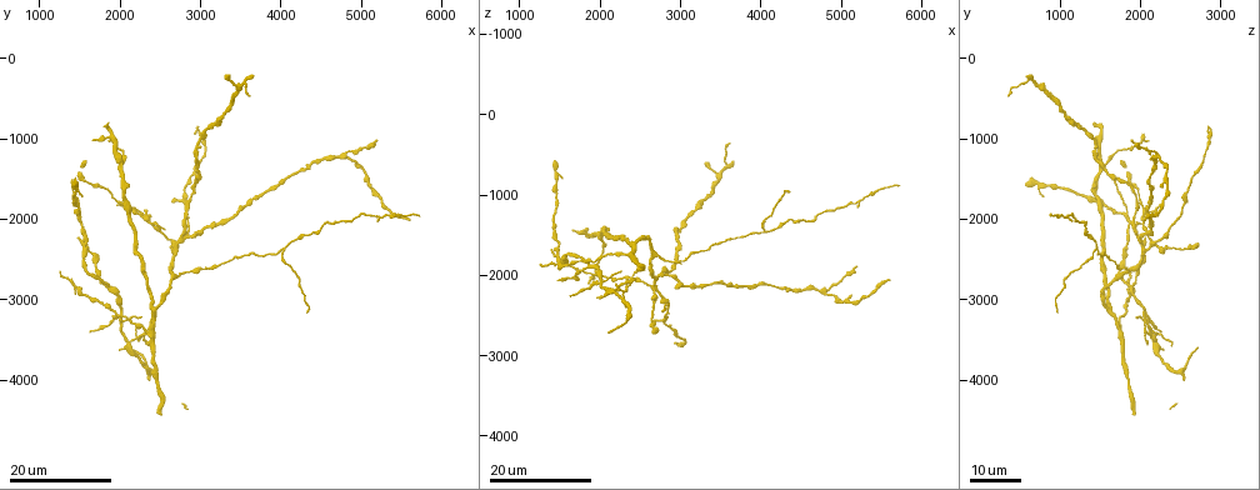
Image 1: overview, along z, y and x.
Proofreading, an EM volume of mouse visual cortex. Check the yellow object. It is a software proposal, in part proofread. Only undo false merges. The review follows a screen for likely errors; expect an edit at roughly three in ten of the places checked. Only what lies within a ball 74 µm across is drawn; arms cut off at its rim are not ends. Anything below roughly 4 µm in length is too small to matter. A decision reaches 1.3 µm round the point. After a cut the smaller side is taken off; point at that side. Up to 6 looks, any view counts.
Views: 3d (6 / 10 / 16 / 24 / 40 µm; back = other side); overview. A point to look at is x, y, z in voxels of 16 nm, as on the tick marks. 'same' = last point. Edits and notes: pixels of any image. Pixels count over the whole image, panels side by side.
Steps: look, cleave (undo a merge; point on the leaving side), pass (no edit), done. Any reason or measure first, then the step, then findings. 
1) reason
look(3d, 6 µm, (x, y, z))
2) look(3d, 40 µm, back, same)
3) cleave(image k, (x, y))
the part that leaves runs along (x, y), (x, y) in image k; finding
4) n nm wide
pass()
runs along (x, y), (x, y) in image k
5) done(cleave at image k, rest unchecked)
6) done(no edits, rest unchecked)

looks like a crossing
look(3d, 16 µm, (2650, 2250, 2150))

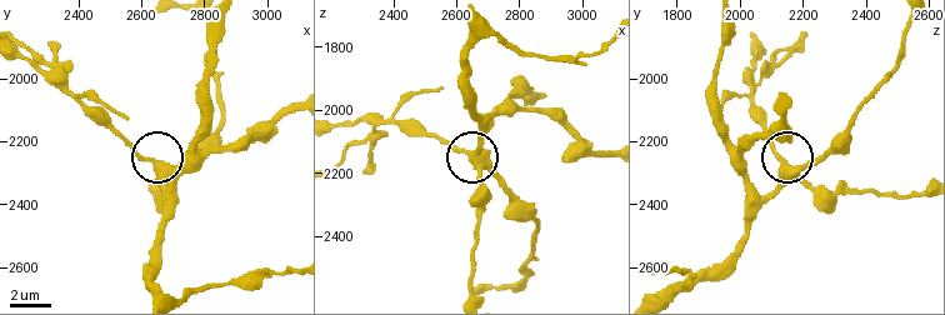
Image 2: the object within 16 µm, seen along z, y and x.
closer look
look(3d, 6 µm, (2650, 2290, 2160))

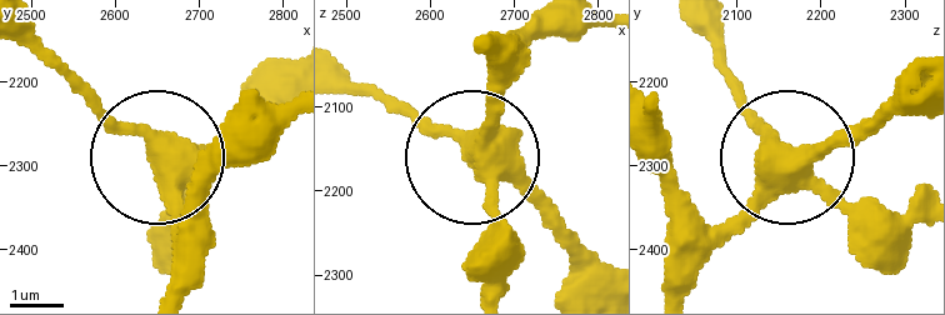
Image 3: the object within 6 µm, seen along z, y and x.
side arm 29 µm; 4 arms
pass()
all the same cell

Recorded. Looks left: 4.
look(3d, 24 µm, (2350, 3450, 1700))

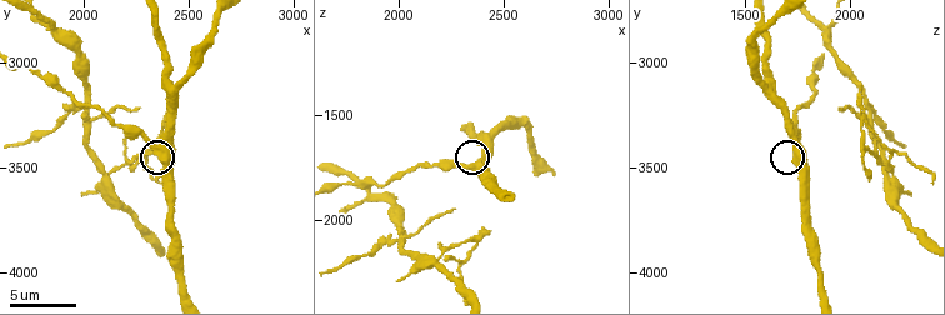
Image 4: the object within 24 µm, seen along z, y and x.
look(3d, 10 µm, (2350, 3420, 1740))

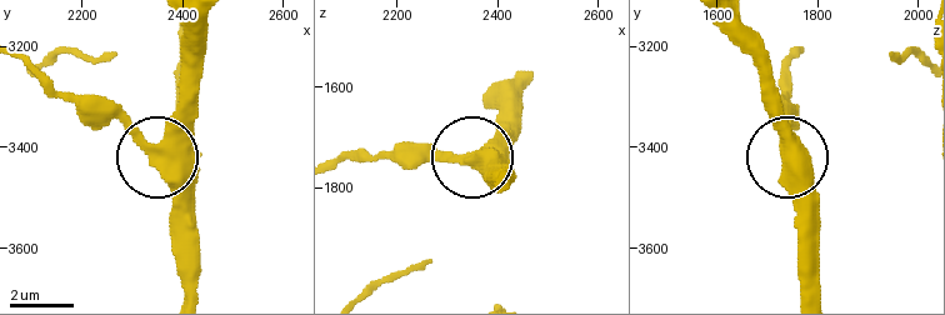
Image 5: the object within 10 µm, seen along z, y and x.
400 nm wide
pass()
runs along (204, 26), (155, 163), (193, 216) in image 5; continuous, no second cell

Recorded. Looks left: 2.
a fork
look(3d, 10 µm, (2120, 3540, 2200))

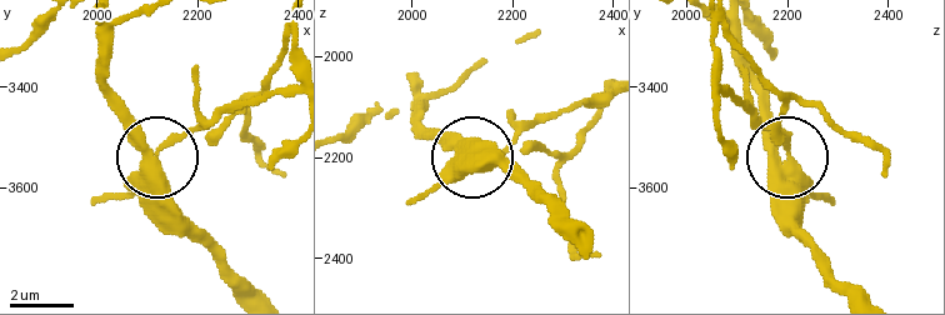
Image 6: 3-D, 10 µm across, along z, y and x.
side arm 10 µm
cleave(image 6, (111, 198))
two cells meet here

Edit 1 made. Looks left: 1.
done(cleave at image 6, rest unchecked)

